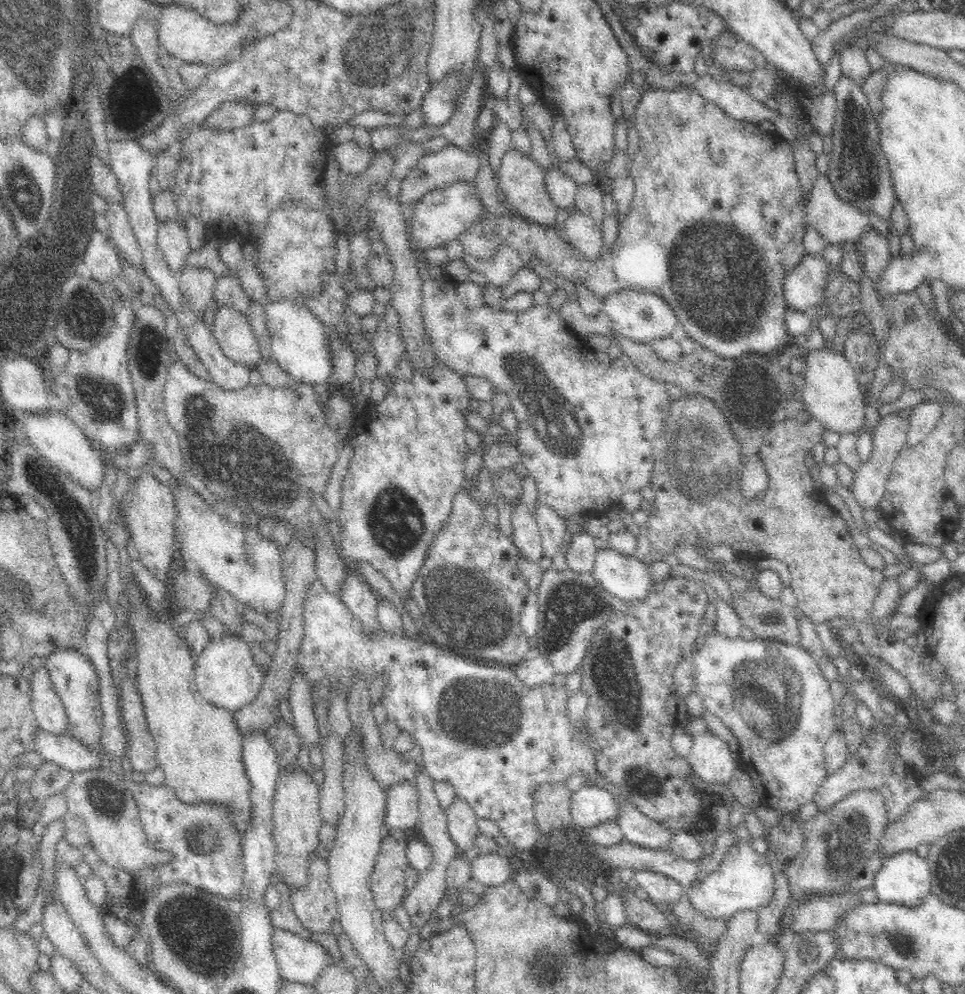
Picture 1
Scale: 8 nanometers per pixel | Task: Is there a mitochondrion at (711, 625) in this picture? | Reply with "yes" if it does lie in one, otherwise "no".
no

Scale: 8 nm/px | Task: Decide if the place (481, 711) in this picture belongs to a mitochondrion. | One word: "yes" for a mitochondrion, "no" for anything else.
yes

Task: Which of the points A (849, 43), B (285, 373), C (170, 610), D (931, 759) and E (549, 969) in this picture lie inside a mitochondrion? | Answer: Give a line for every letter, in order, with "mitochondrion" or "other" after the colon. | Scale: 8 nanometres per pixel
A: other
B: other
C: other
D: other
E: mitochondrion

